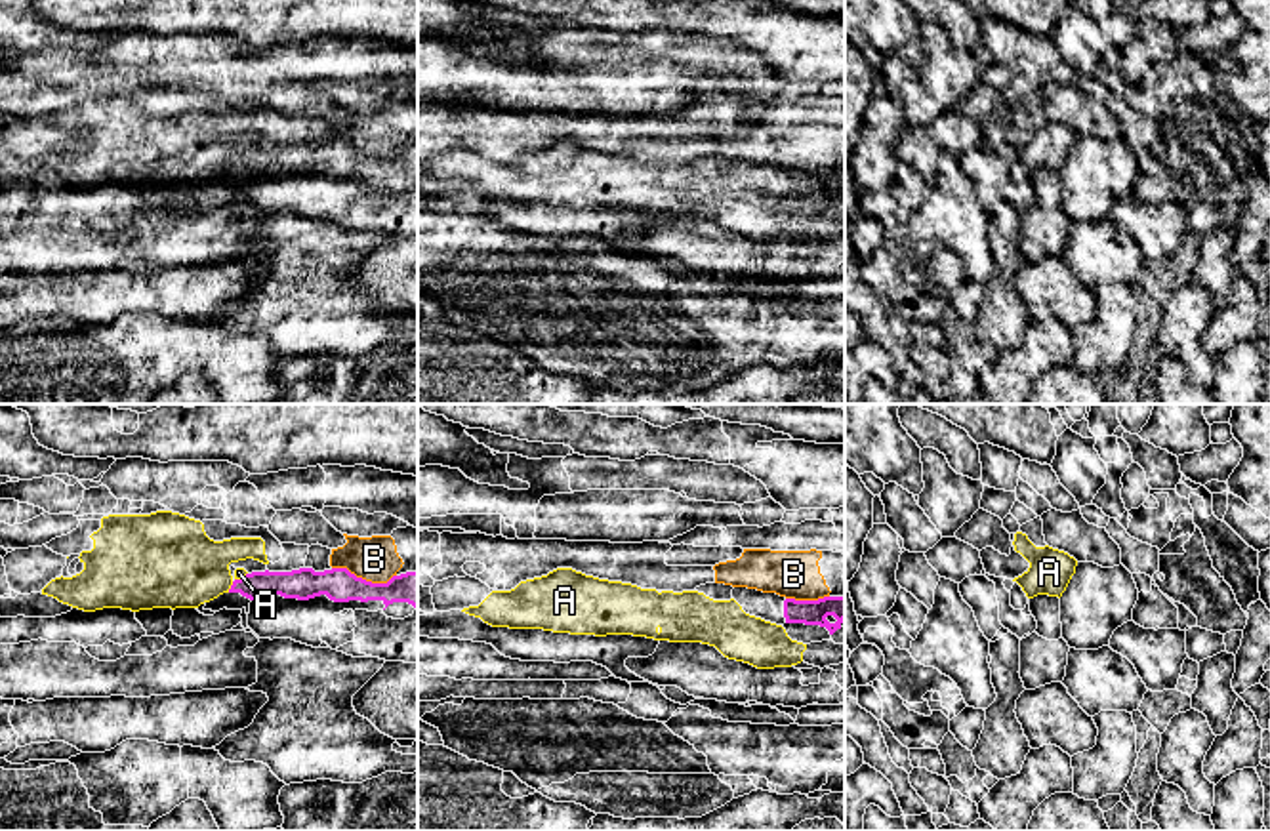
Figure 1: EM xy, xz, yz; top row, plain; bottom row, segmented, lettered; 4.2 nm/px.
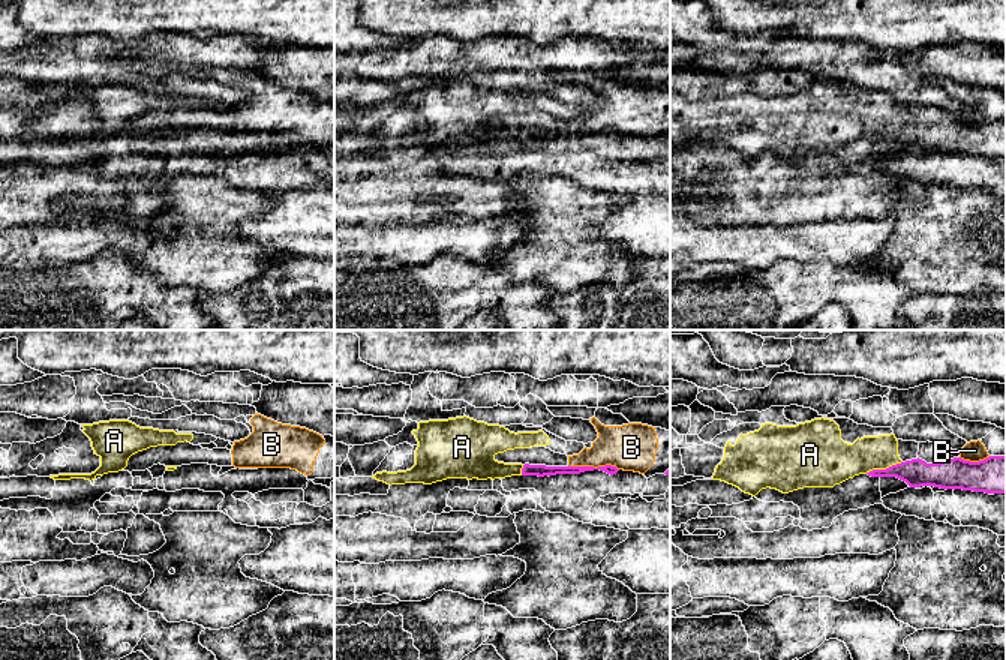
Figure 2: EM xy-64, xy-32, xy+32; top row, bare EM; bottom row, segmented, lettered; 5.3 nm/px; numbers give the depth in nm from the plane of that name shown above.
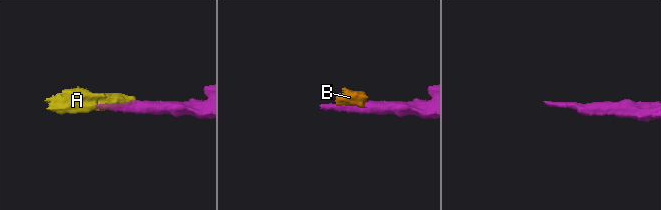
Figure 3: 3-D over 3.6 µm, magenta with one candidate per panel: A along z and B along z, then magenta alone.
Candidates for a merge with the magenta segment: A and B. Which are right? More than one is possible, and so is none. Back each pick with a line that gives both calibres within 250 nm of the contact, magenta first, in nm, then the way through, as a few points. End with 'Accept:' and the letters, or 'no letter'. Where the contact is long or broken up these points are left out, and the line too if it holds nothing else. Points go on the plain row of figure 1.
A: Thickness 120 nm (magenta) against 50 nm. Path across: xy (294, 157), (246, 157), (235, 153), (239, 145)
Accept: A

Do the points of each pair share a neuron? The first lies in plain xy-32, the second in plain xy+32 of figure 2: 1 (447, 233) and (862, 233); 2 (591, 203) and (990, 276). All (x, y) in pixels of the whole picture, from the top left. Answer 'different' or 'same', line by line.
1: same
2: same

